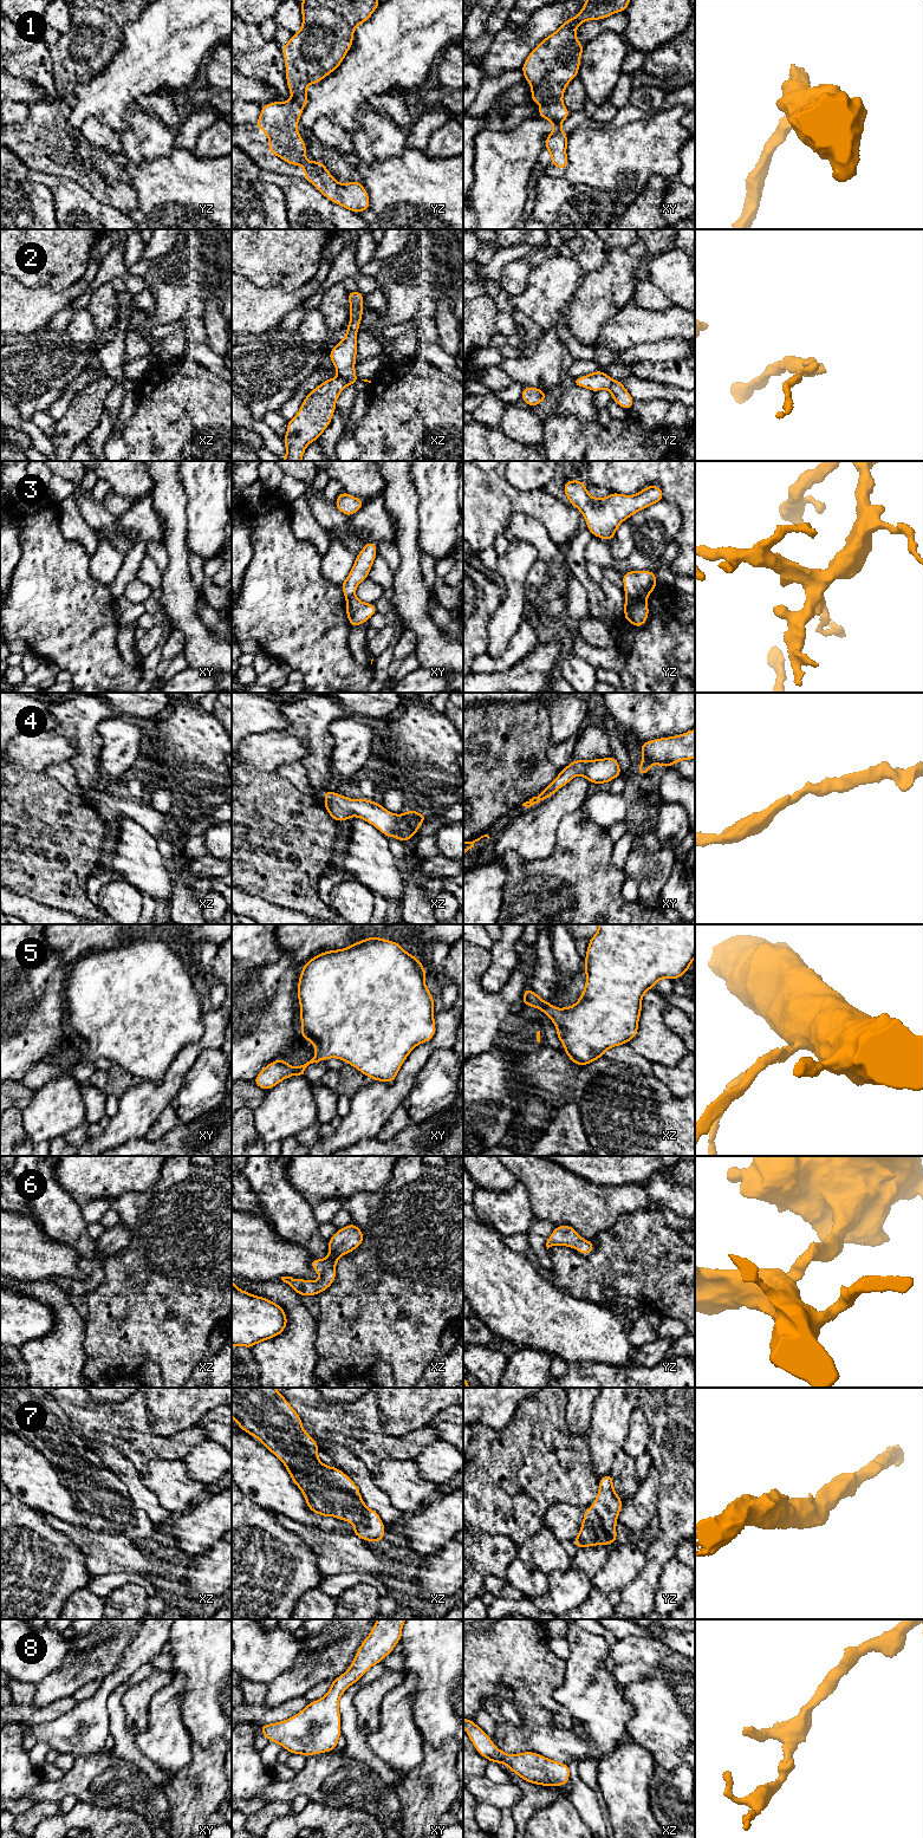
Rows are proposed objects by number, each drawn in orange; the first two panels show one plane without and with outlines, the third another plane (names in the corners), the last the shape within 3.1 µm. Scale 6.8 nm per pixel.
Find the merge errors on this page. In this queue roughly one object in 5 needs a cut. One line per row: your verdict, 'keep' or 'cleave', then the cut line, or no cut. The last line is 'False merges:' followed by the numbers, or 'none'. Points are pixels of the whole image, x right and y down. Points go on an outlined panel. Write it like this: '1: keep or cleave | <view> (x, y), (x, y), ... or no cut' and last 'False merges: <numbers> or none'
1: keep | no cut
2: cleave | xz (338, 375), (349, 380), (356, 376)
3: cleave | yz (626, 596), (645, 599)
4: keep | no cut
5: keep | no cut
6: keep | no cut
7: keep | no cut
8: keep | no cut
False merges: 2, 3

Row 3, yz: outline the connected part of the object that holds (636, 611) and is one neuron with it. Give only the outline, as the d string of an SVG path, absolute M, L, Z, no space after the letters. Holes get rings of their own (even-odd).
M626 597L624 602L624 619L636 628L641 628L649 618L649 605L646 599Z

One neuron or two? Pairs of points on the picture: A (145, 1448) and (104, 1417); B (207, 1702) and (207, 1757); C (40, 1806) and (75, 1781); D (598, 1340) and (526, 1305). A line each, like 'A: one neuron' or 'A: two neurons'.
A: one neuron
B: two neurons
C: two neurons
D: one neuron

